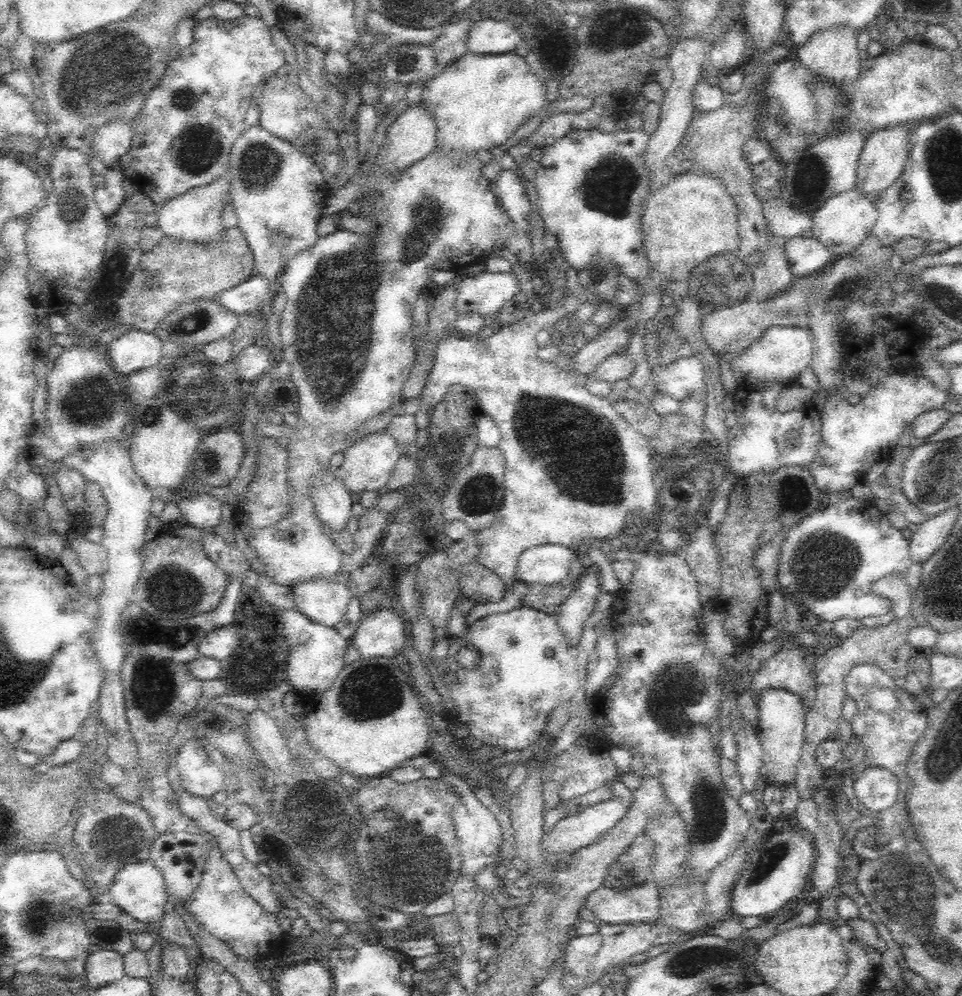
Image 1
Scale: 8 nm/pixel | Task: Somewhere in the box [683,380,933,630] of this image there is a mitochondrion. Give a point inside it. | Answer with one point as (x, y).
(825, 563)

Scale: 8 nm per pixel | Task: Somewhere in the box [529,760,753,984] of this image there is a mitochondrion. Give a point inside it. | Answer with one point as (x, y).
(694, 960)

